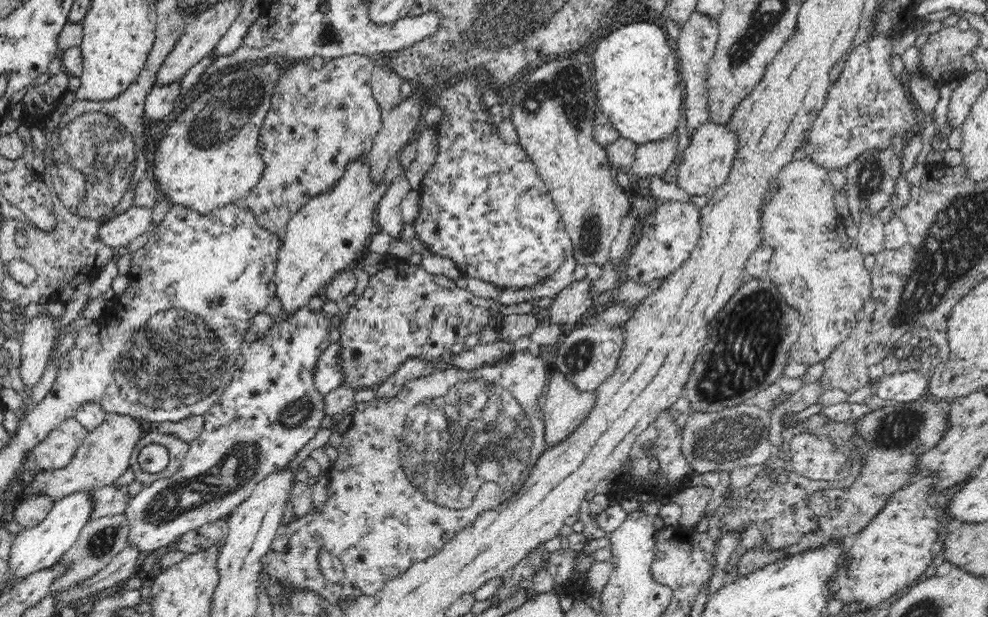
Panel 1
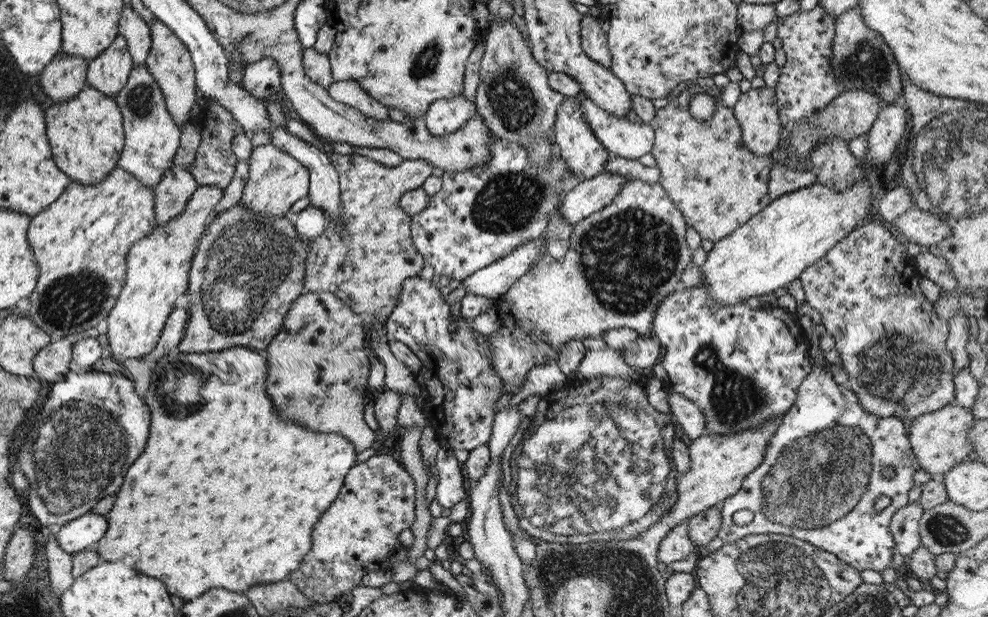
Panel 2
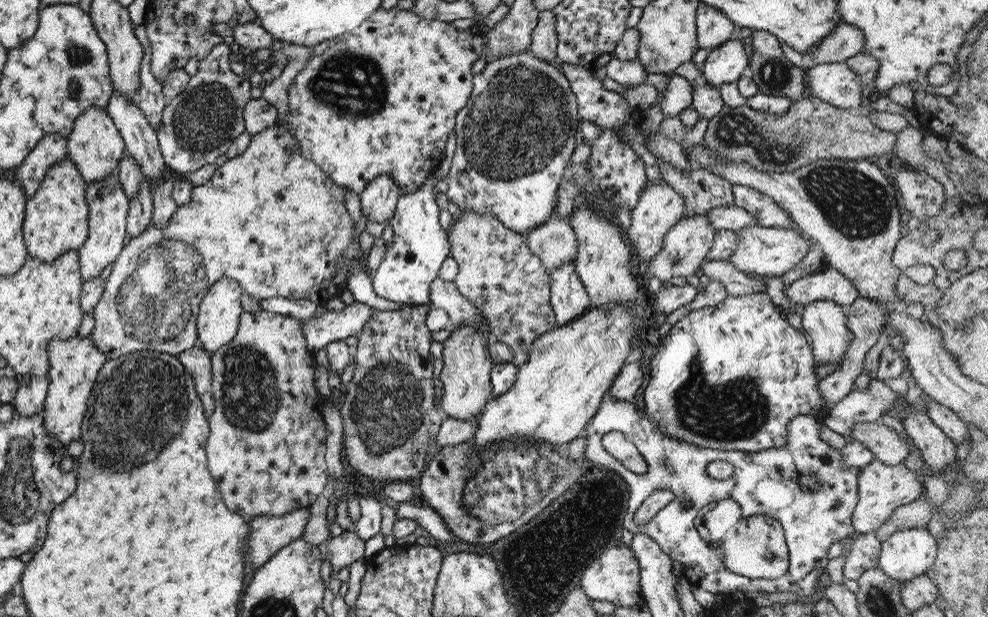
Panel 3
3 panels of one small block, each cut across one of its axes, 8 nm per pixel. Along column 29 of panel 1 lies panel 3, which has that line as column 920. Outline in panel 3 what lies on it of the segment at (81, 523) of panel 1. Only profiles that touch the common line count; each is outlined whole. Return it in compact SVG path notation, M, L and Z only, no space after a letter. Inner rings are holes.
M903 528L883 540L876 567L891 581L903 585L925 574L936 554L936 539L927 528Z

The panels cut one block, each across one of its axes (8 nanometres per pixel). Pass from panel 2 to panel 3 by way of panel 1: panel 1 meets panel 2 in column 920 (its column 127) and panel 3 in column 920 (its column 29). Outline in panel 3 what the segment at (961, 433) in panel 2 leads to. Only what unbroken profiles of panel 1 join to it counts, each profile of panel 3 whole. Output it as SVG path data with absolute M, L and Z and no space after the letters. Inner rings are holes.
M874 459L858 470L857 503L852 511L851 524L857 534L869 533L881 526L899 506L913 502L922 496L922 485L914 472L901 464L885 465Z

